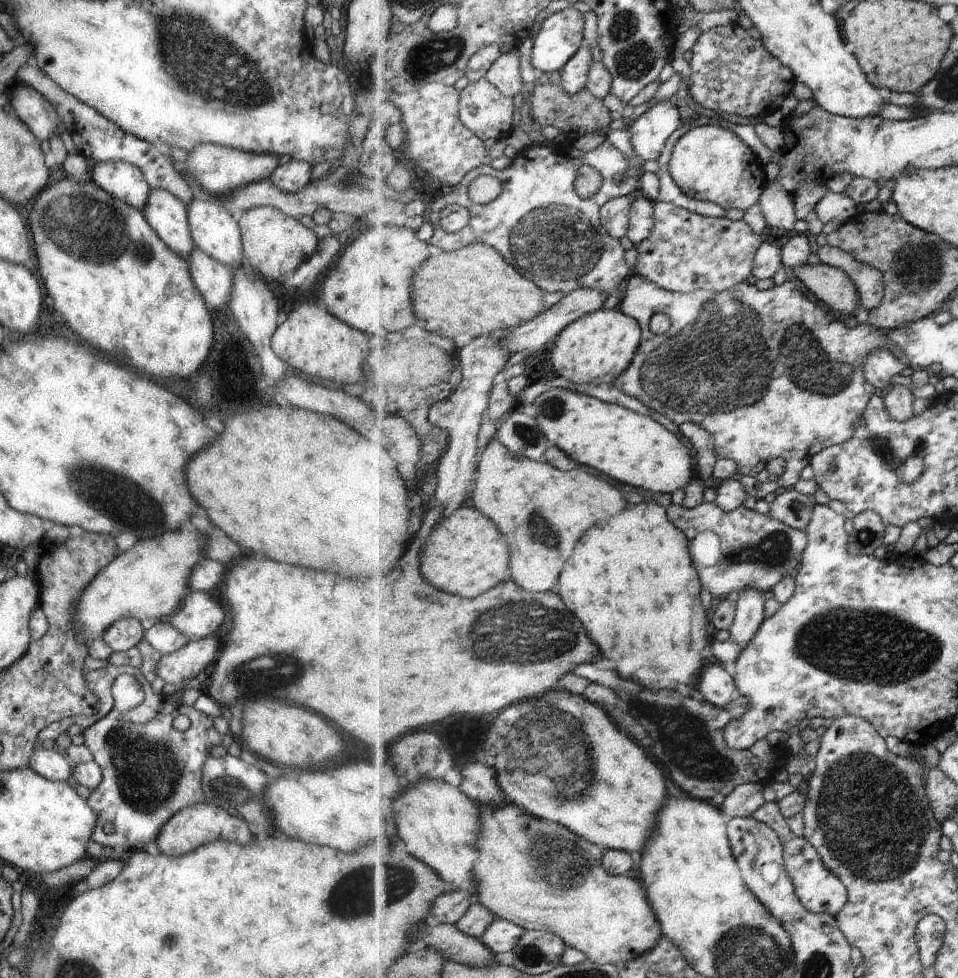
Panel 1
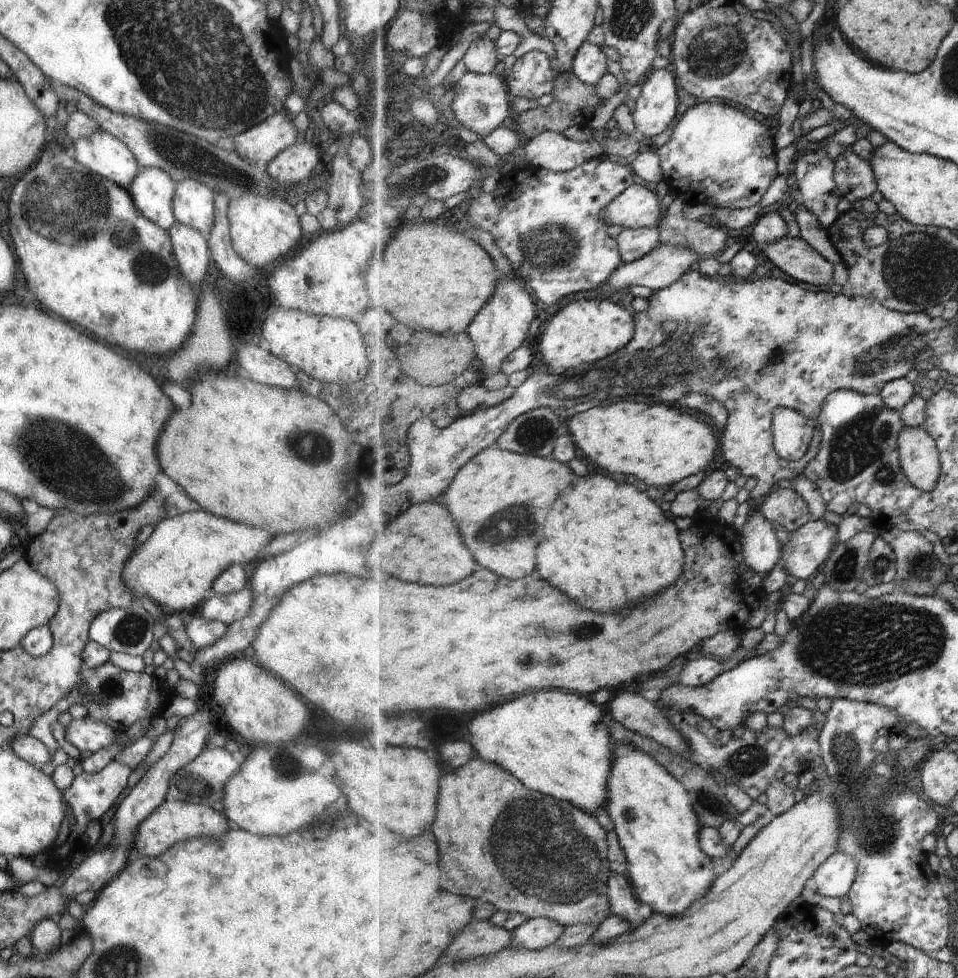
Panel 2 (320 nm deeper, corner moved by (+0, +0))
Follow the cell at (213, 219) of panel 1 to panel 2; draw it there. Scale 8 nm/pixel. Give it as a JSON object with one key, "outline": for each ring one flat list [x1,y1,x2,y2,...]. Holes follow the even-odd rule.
{"outline":[[198,180,179,181,172,202,175,220,207,236,215,222,214,196,214,192]]}

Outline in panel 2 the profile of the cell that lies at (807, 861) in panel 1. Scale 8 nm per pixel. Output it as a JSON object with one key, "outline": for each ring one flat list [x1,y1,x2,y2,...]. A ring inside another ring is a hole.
{"outline":[[839,851,818,870,813,886,818,888,822,896,842,899,851,894,858,876,858,860]]}

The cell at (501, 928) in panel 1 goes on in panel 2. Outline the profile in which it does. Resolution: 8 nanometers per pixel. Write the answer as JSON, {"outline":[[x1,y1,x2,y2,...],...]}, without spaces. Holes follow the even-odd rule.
{"outline":[[550,918,530,919,513,932,515,948,541,950,557,944,567,928]]}

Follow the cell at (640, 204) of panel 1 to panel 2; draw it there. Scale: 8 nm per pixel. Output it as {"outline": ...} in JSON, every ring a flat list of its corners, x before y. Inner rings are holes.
{"outline":[[657,227,624,229,618,240,624,265,649,256,662,246,661,230]]}

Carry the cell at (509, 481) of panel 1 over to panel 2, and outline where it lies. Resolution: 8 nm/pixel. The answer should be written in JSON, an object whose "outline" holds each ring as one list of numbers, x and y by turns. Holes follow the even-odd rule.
{"outline":[[488,448,462,468,445,499,480,565,510,580,520,580,536,572,538,542,532,536,544,534,546,514,574,480,576,474,570,466,558,460]]}

